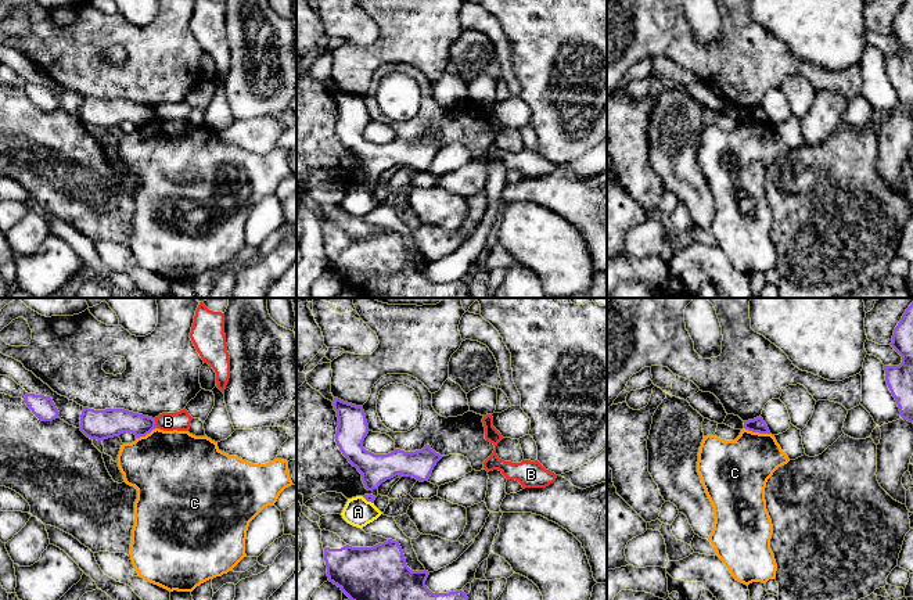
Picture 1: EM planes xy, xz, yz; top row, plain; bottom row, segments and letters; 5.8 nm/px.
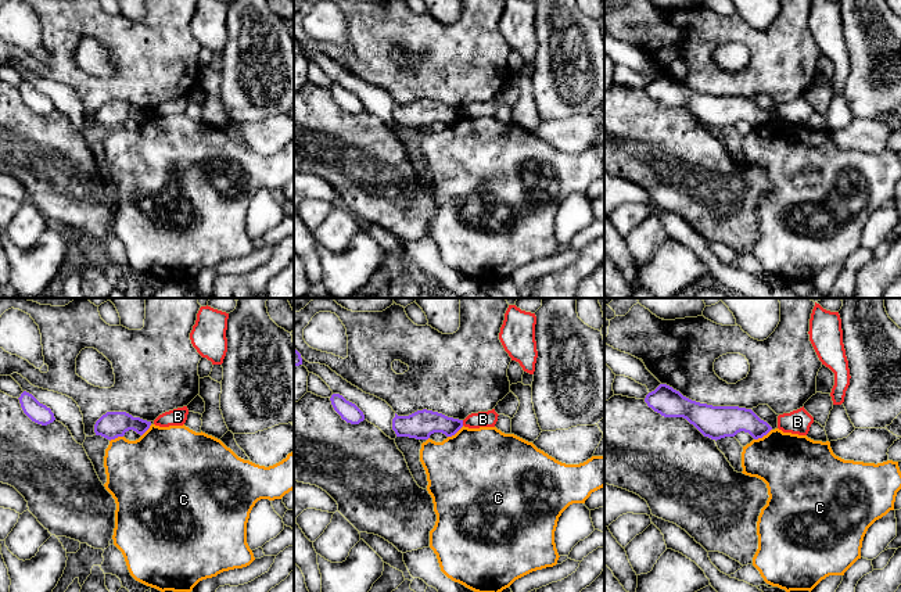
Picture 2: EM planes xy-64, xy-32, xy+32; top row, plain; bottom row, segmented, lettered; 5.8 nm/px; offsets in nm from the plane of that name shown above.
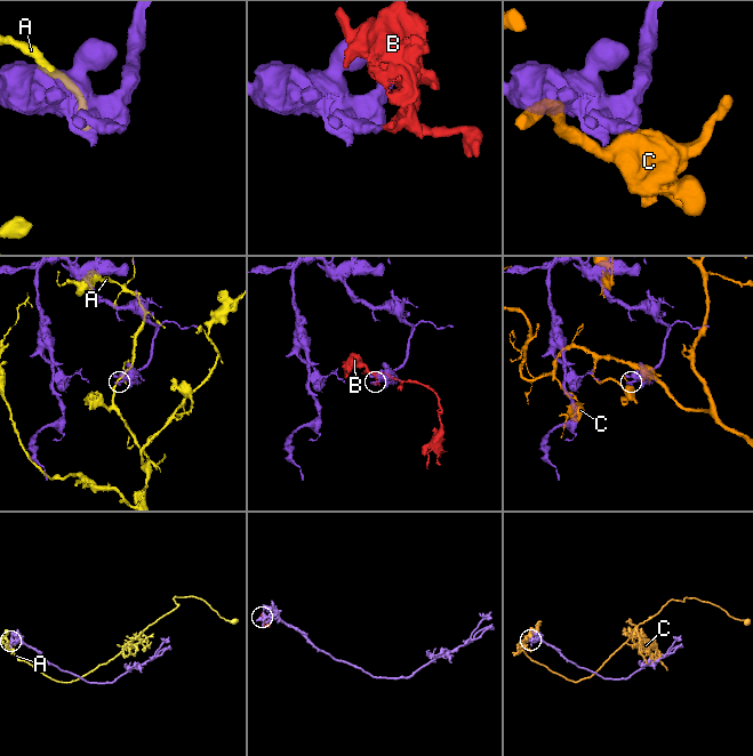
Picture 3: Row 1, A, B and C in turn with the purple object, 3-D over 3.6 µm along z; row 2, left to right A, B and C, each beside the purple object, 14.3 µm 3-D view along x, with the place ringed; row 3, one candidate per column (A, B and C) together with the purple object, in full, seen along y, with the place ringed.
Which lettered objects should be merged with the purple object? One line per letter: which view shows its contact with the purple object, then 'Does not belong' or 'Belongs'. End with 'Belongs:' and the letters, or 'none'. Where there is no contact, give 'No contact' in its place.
A: Touches purple in xz. Does not belong
B: Touches purple in xy. Does not belong
C: Touches purple in yz. Does not belong
Belongs: none

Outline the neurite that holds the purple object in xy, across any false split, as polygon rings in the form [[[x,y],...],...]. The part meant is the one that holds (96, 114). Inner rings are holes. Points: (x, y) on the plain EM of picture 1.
[[[83,97],[80,121],[90,129],[104,130],[132,122],[136,127],[145,126],[155,119],[155,108],[125,98],[94,100]]]

